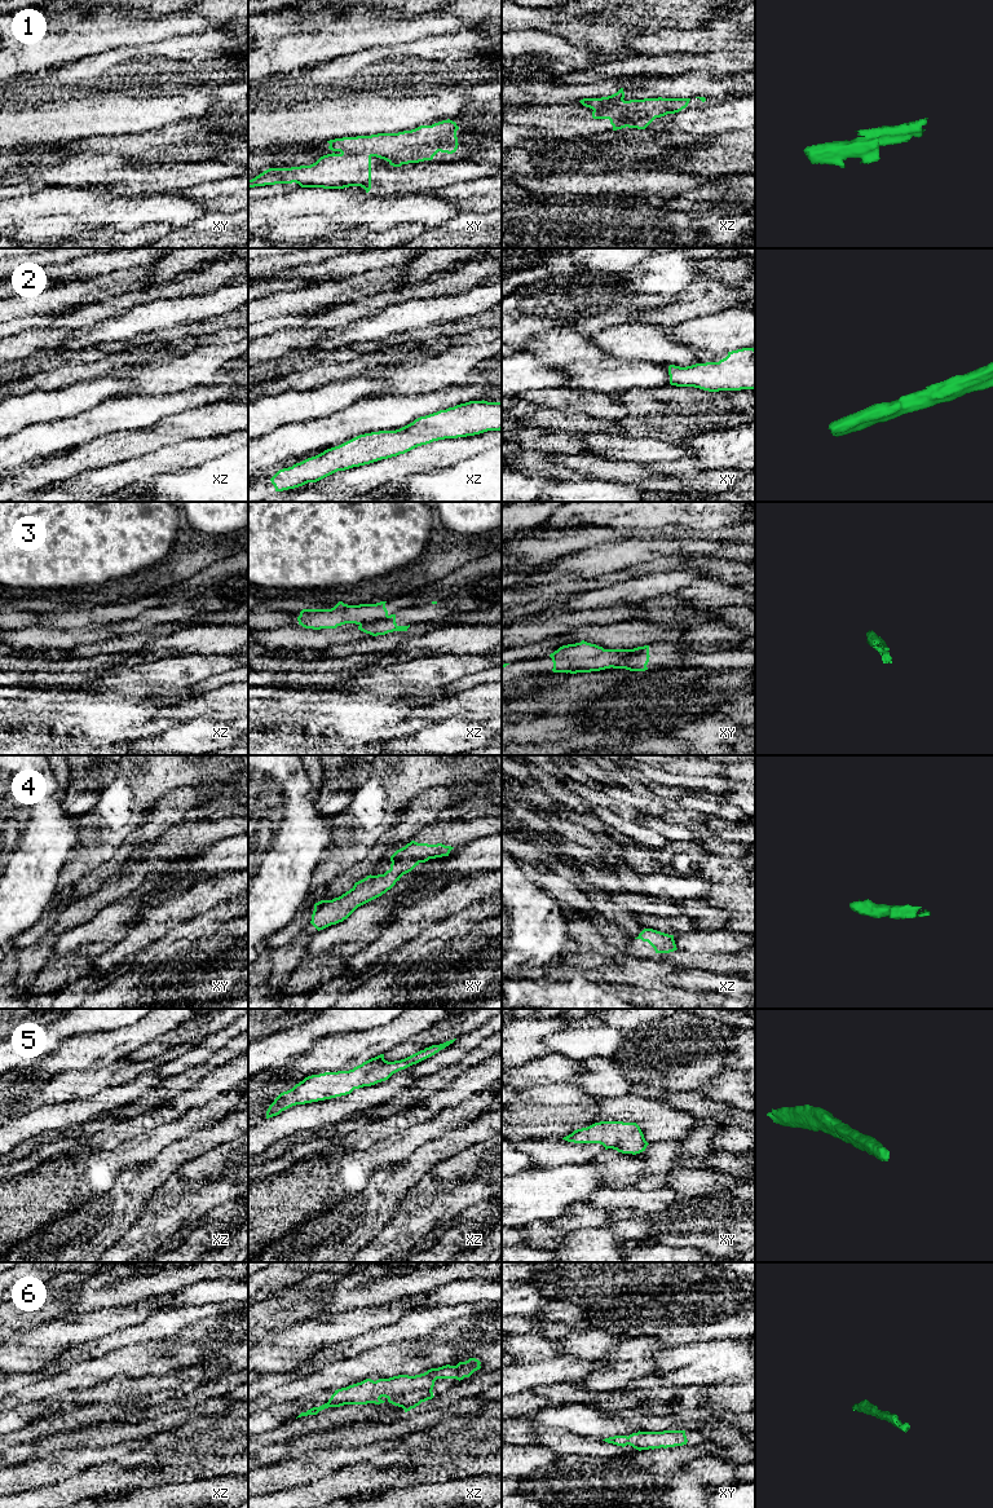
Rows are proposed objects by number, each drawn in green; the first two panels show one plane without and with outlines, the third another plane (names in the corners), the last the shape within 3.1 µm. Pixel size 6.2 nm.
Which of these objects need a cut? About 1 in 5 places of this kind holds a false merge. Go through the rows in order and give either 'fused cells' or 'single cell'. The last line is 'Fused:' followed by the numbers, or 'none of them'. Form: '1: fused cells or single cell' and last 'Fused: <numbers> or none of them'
1: fused cells
2: single cell
3: fused cells
4: single cell
5: single cell
6: single cell
Fused: 1, 3

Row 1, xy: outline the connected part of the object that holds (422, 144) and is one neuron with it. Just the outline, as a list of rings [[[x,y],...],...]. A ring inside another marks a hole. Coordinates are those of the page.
[[[447,119],[432,125],[420,125],[398,133],[343,137],[327,141],[328,149],[341,154],[366,154],[387,160],[393,167],[432,160],[441,151],[453,154],[458,149],[455,122]]]

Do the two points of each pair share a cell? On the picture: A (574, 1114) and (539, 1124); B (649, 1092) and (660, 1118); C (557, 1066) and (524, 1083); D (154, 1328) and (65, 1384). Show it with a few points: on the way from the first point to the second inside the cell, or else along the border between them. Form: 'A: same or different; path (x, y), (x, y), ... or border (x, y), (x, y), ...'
A: same; path (565, 1114), (548, 1115)
B: different; border (644, 1096), (652, 1099), (662, 1099)
C: same; path (550, 1068), (532, 1075)
D: different; border (155, 1337), (122, 1346), (98, 1359)

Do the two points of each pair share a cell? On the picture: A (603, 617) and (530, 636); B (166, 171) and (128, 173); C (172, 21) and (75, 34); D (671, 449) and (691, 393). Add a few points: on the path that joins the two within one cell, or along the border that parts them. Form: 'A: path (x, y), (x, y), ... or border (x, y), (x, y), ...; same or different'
A: path (585, 618), (576, 618), (563, 627), (548, 627); same
B: path (157, 173), (137, 173); same
C: path (148, 30), (107, 30), (100, 34); same
D: border (643, 436), (682, 444); different

